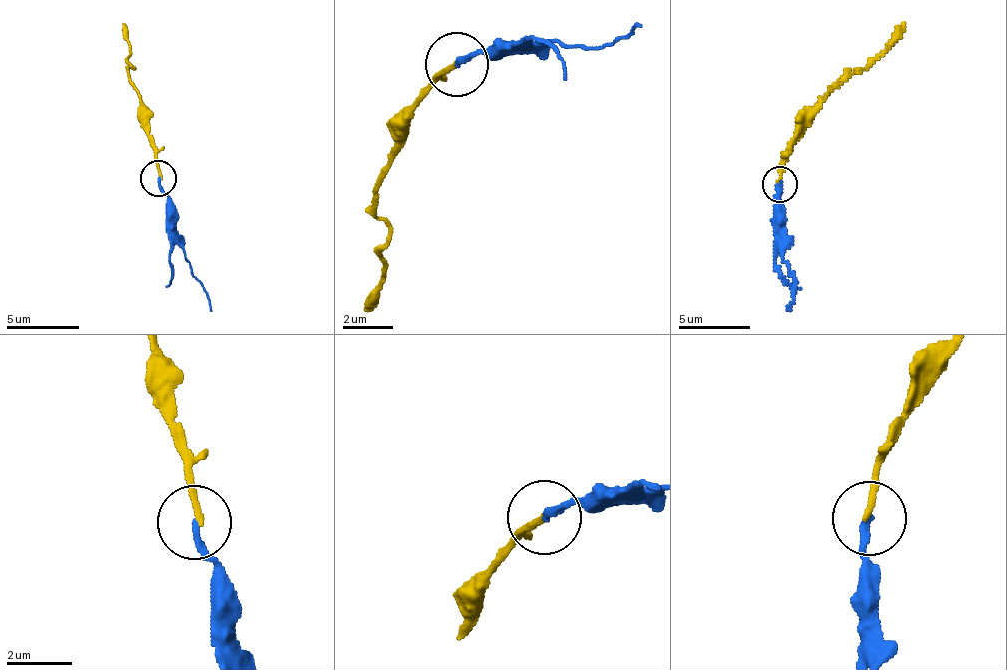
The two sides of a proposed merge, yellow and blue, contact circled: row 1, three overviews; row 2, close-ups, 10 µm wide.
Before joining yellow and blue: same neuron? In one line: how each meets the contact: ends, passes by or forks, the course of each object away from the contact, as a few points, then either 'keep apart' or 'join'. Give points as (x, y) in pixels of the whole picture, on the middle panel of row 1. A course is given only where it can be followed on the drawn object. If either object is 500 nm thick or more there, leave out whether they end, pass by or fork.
yellow ends there; blue ends there; yellow runs (456, 66), (442, 68), (413, 104), (371, 206), (388, 233), (369, 309); blue runs (458, 66), (484, 51), (557, 39), (600, 49), (639, 21); keep apart

